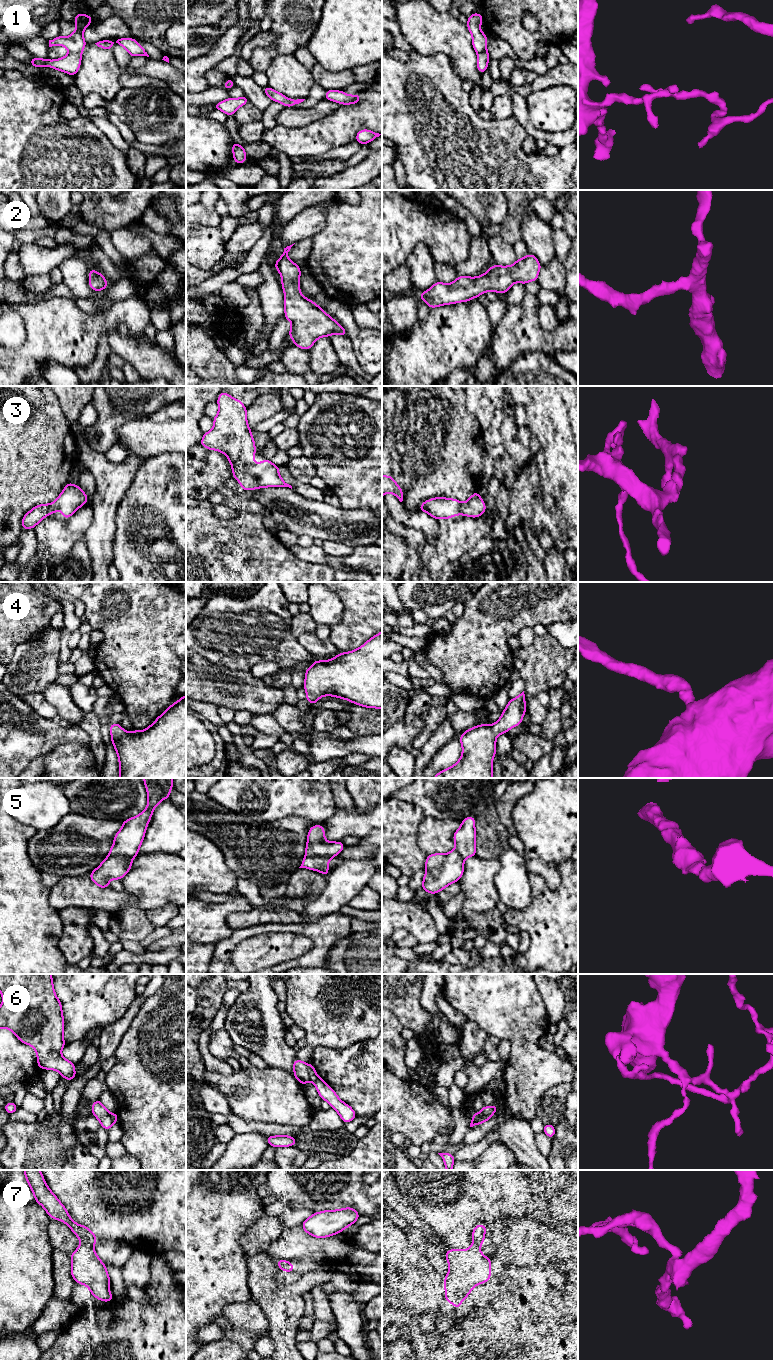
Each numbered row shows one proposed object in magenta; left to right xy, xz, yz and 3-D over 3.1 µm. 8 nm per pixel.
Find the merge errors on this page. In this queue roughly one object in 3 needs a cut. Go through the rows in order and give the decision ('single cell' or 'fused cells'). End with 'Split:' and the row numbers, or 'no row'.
1: fused cells
2: single cell
3: single cell
4: single cell
5: single cell
6: fused cells
7: fused cells
Split: 1, 6, 7

